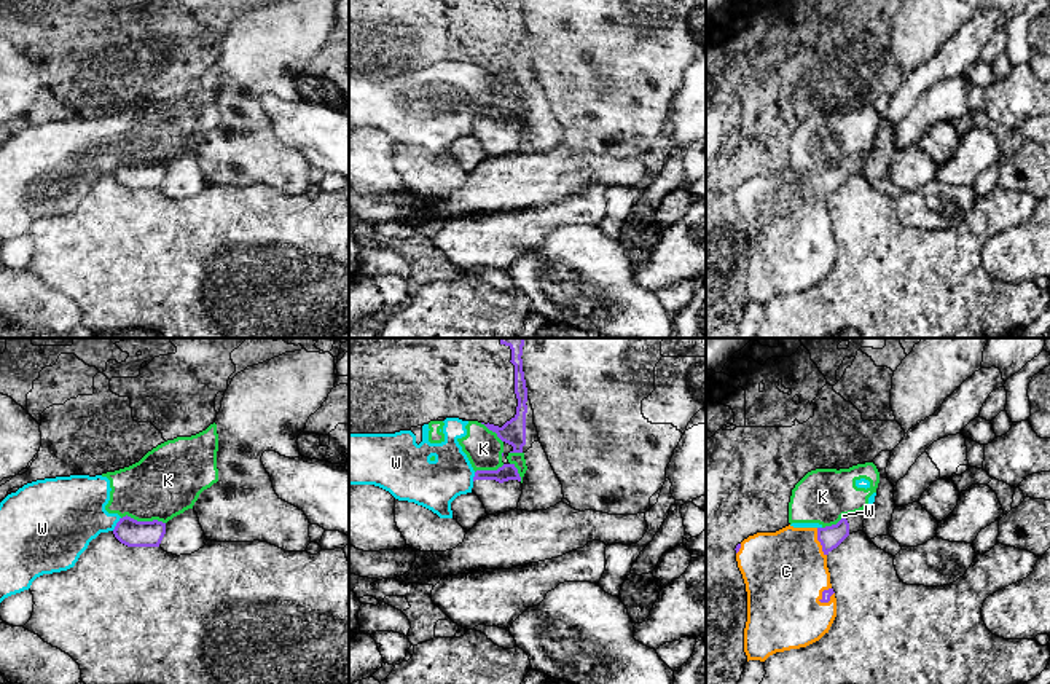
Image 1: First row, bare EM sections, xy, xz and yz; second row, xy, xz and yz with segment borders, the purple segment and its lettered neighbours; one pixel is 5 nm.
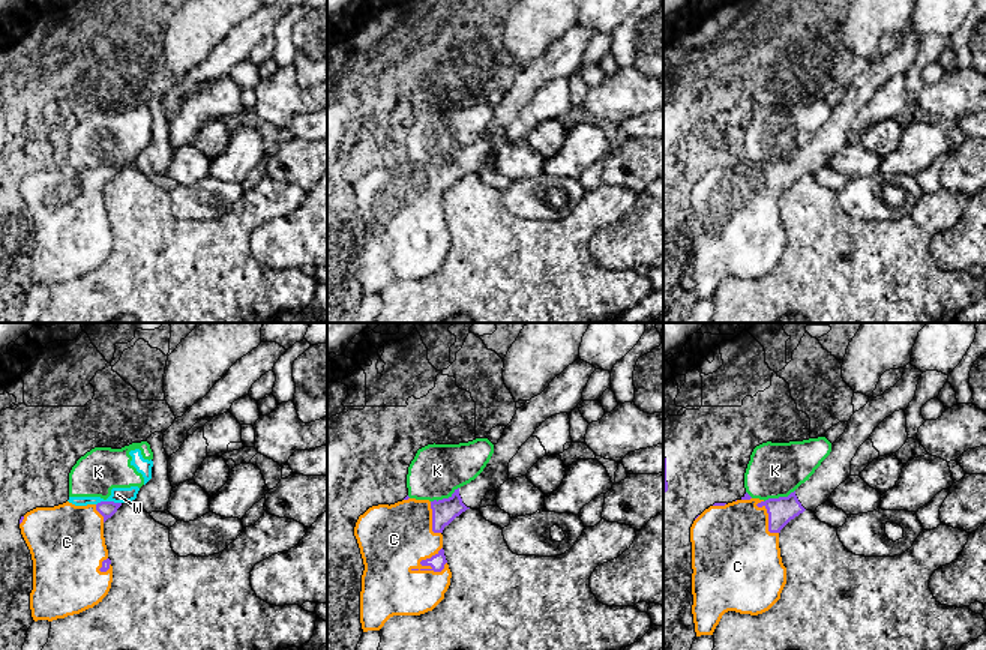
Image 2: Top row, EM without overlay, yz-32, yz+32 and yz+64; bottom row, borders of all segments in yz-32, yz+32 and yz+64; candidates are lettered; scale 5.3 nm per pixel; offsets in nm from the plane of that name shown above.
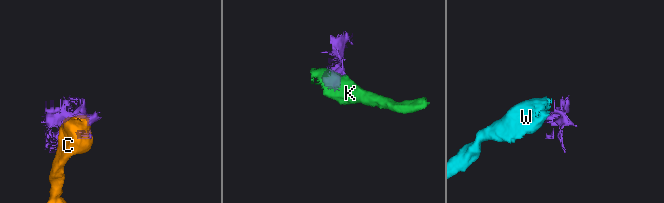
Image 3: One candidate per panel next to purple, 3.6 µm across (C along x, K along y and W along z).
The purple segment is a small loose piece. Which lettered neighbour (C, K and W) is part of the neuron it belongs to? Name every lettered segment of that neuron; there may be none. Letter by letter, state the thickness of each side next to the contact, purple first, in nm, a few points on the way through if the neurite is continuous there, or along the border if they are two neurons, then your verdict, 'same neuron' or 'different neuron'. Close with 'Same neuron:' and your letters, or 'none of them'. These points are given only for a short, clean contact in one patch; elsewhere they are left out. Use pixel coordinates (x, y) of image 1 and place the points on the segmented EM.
C: 110/420 nm | same neuron
K: 140/360 nm | different neuron
W: 140/360 nm | along xy (120, 517), (112, 530) | different neuron
Same neuron: C

